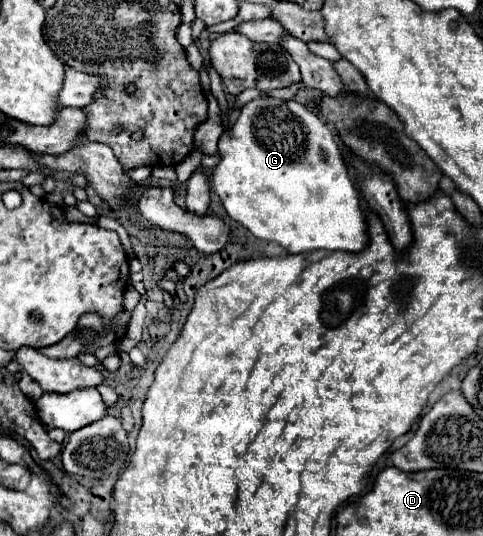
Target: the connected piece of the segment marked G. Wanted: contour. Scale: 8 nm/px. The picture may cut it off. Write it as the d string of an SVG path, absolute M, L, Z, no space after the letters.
M277 98L251 100L241 108L229 134L221 136L219 152L223 158L211 174L211 188L221 198L227 214L253 236L277 242L291 254L311 250L357 252L367 246L367 214L363 210L361 194L349 176L333 132L329 134L329 126L307 106L295 100L283 102Z

